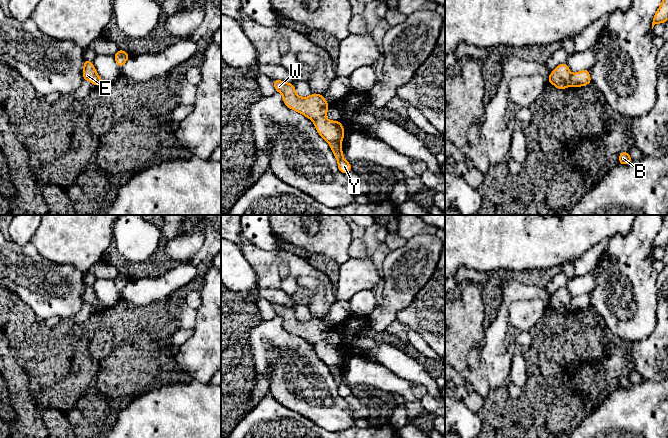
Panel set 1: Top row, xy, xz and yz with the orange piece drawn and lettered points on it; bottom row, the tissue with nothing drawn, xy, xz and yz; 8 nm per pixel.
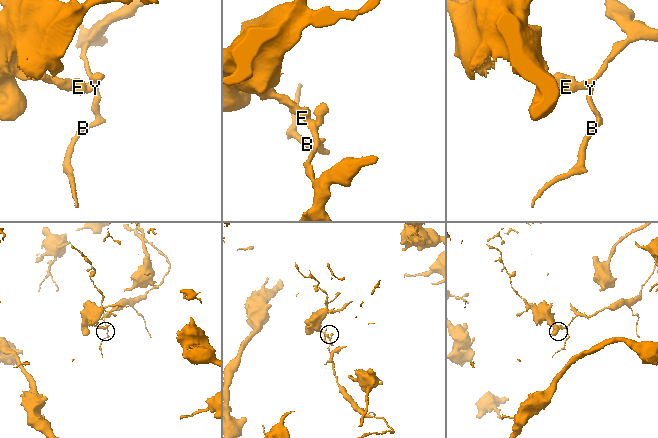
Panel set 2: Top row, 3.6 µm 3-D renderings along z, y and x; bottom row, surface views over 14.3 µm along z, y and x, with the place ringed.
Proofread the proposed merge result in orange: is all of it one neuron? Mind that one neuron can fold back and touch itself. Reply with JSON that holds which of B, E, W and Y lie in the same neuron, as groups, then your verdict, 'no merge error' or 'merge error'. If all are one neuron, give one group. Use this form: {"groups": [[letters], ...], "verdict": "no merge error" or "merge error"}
{"groups": [["B", "Y"], ["E", "W"]], "verdict": "merge error"}

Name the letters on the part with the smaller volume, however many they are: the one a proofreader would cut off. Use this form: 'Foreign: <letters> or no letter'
Foreign: B, Y

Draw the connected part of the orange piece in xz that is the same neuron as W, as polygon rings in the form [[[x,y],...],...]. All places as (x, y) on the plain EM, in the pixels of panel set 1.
[[[272,304],[276,316],[283,319],[284,328],[295,334],[312,345],[325,341],[328,335],[328,327],[322,318],[312,318],[309,321],[299,321],[295,317],[294,308],[287,307],[280,304]]]

